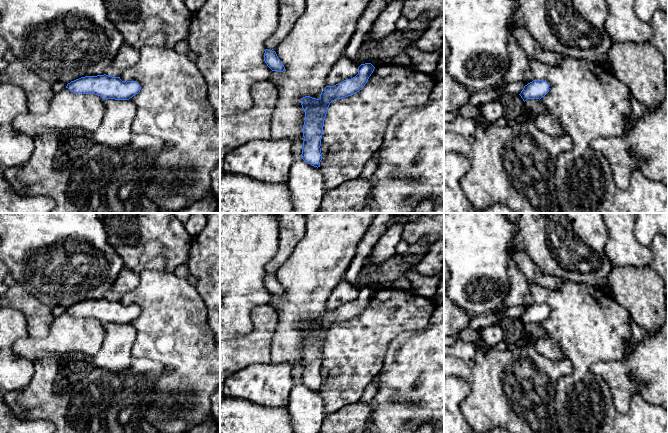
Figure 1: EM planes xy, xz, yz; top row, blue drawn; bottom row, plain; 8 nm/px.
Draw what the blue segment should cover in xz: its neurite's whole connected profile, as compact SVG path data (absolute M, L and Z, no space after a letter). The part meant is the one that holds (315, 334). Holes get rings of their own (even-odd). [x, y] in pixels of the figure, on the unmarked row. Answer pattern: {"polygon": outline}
{"polygon": "M371 287L361 288L358 298L334 310L326 310L320 322L303 321L300 326L305 336L303 349L303 373L301 382L314 391L320 391L322 384L321 363L323 359L324 344L330 327L359 316L367 307L375 291Z"}

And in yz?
{"polygon": "M533 304L524 310L519 318L523 325L527 323L541 323L549 316L549 308L546 305Z"}

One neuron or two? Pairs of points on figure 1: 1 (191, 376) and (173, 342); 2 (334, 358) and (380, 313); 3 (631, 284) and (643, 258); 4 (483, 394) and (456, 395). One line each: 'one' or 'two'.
1: one
2: one
3: two
4: two

